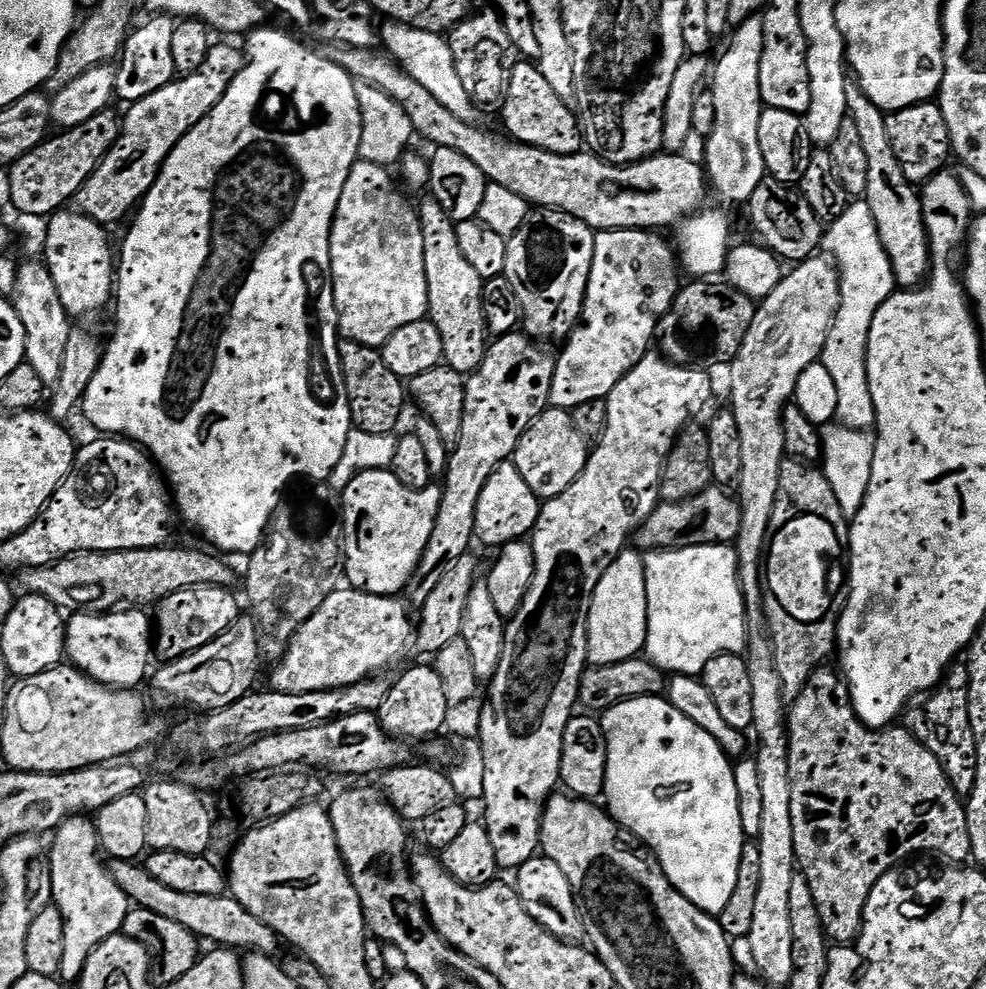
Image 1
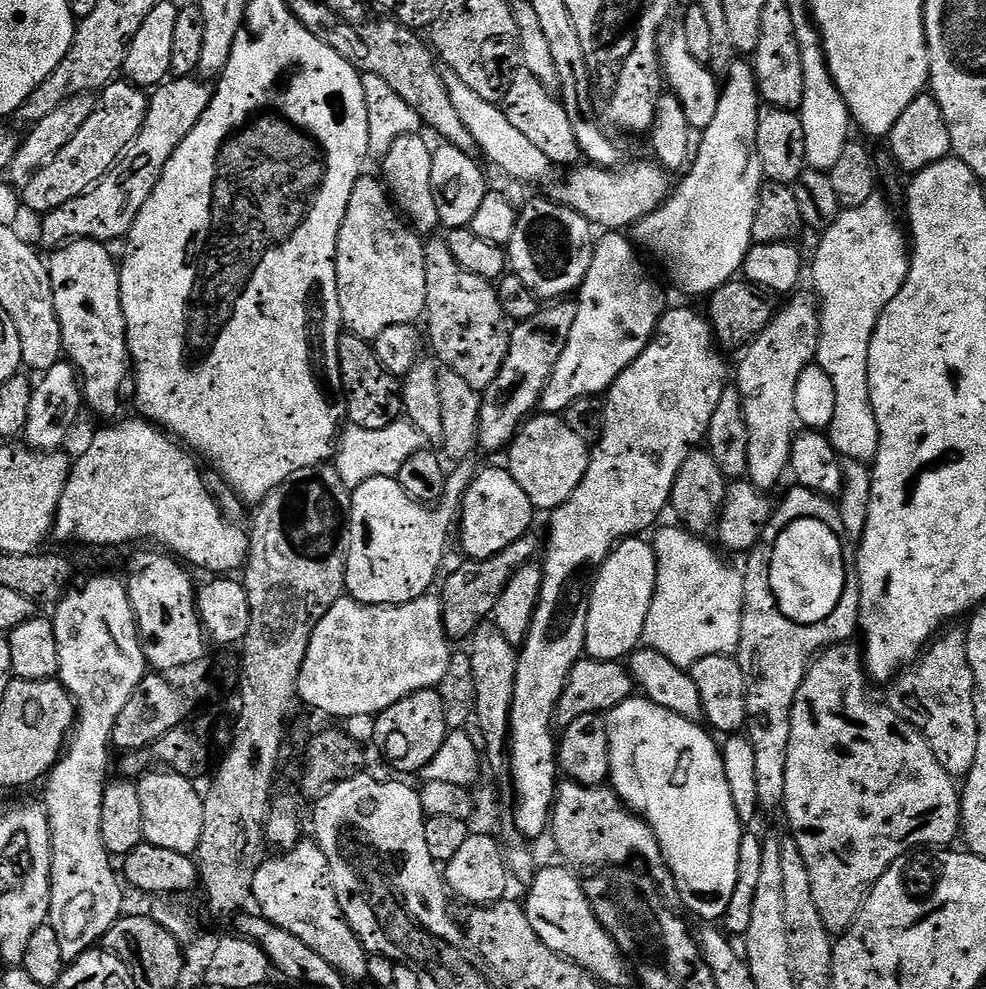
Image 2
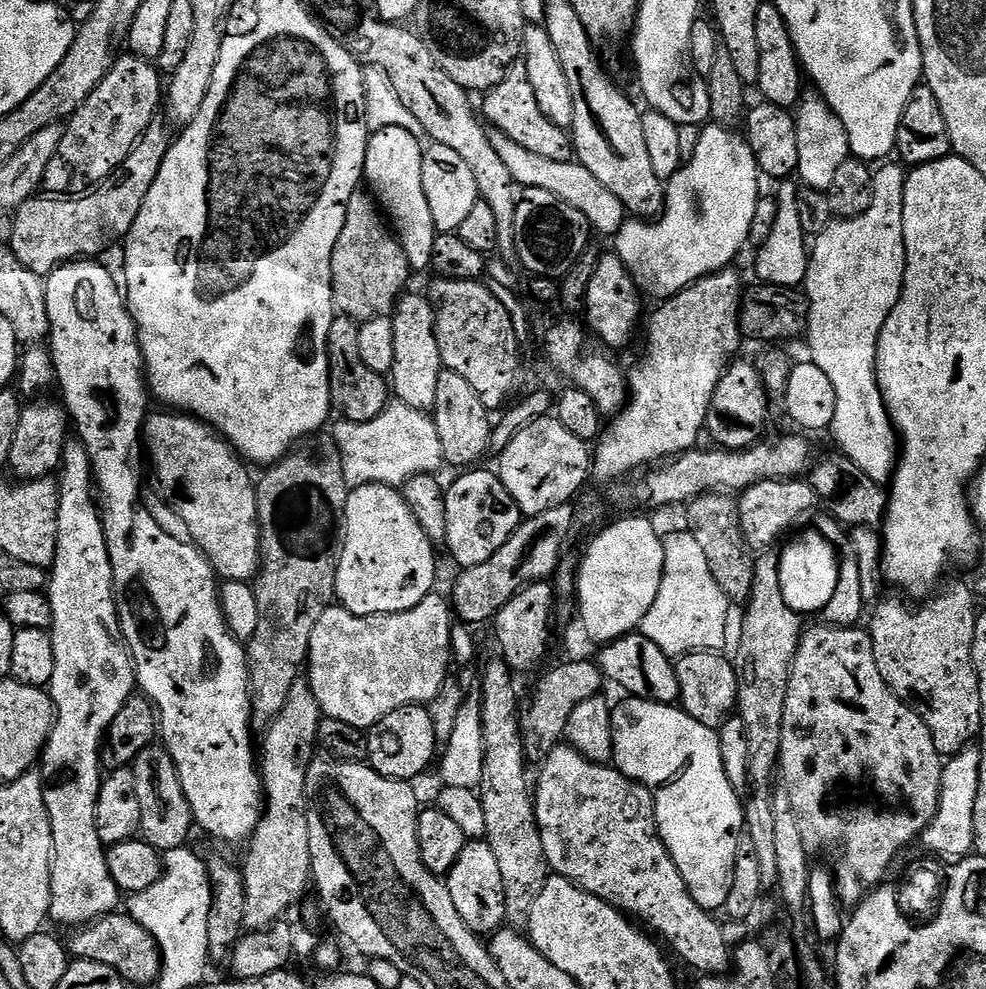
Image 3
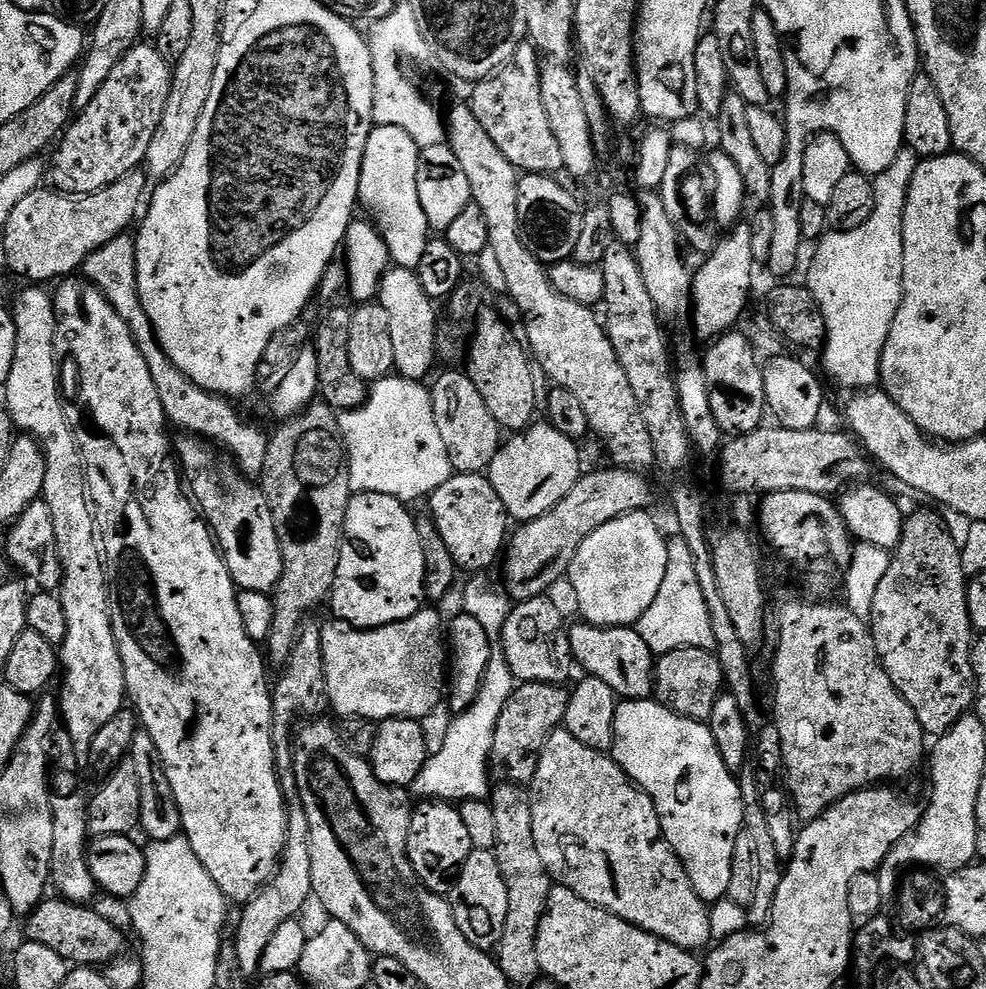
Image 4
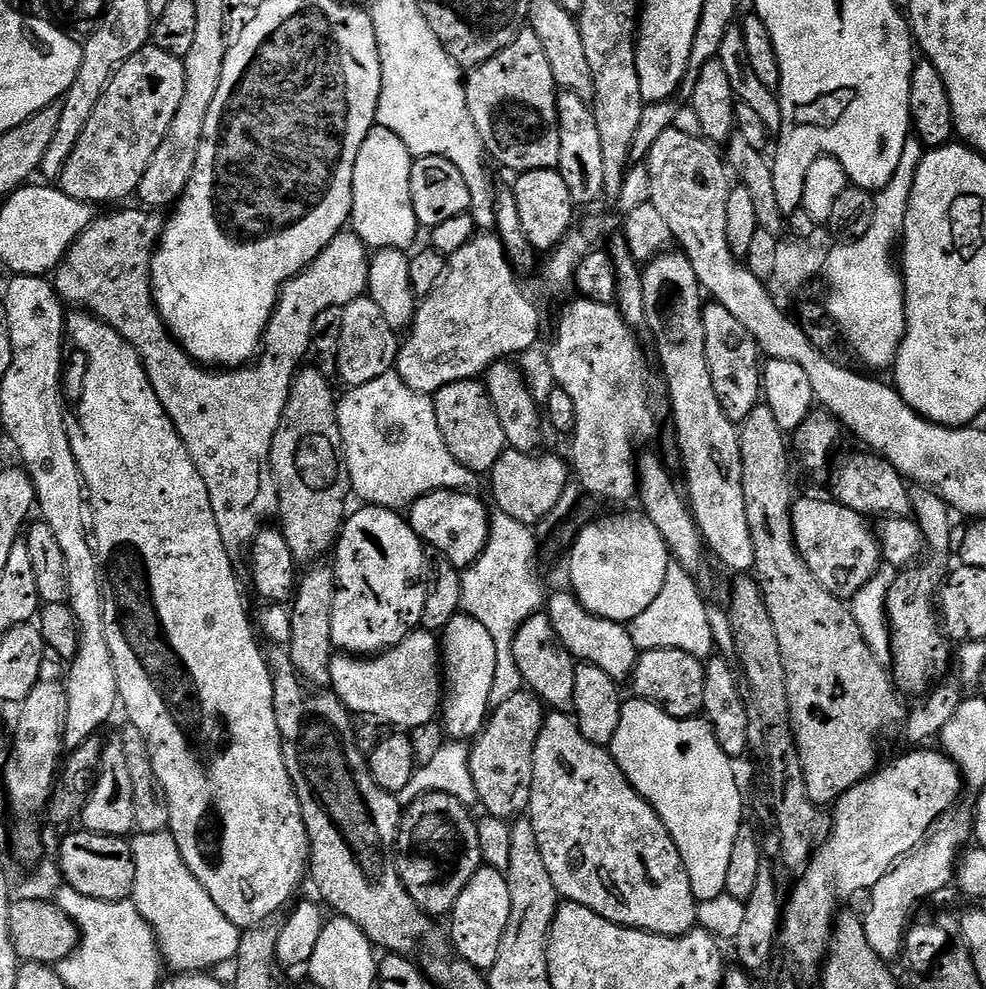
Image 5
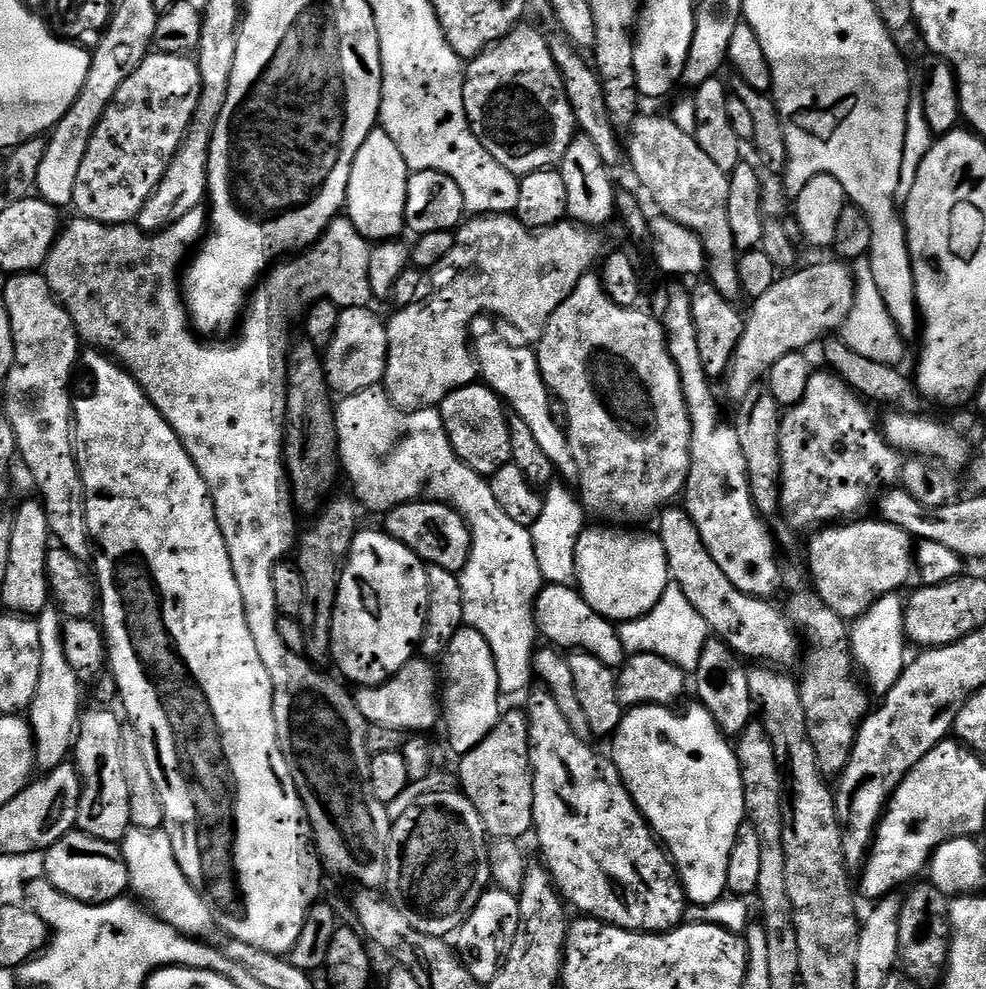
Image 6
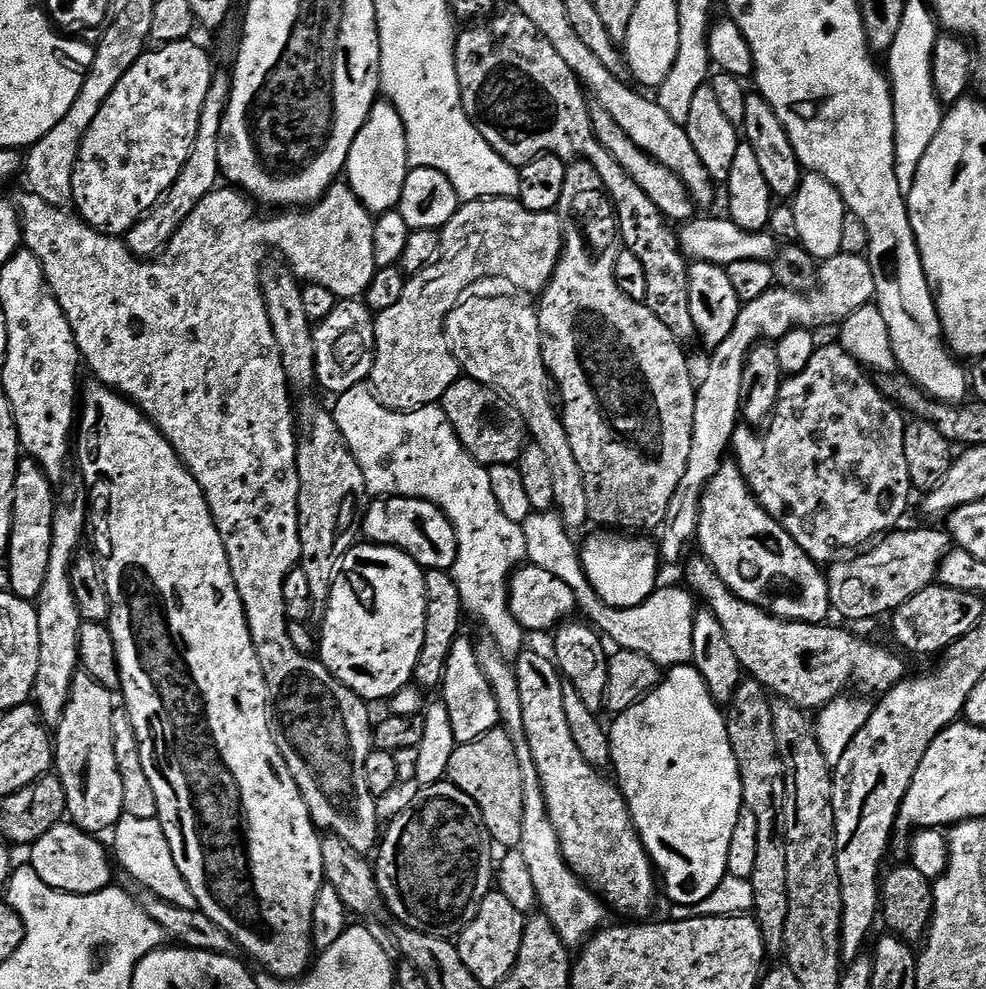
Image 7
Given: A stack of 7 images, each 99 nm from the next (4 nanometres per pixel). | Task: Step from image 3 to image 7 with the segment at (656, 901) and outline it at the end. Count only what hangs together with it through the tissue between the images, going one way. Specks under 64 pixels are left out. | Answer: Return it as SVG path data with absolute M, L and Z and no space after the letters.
M525 650L515 657L514 667L519 678L518 690L522 694L522 722L524 738L530 746L530 754L542 782L542 790L548 807L548 817L560 839L560 853L576 870L576 875L604 901L609 909L624 916L644 918L658 896L658 873L652 866L648 851L636 832L628 803L619 787L608 780L592 764L582 758L578 746L574 746L574 734L570 734L570 722L566 722L562 690L565 681L562 673L547 655Z

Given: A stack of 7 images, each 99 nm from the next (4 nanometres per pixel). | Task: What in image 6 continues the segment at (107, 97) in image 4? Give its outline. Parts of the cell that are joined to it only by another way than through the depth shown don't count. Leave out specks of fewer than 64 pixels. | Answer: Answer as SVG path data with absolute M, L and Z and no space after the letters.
M153 51L122 82L118 94L106 106L94 134L90 138L90 146L86 146L86 154L82 158L82 166L78 169L78 182L74 182L74 198L71 207L77 208L79 215L85 220L102 222L103 224L131 224L139 217L142 206L151 198L160 184L168 163L180 149L188 128L192 124L194 114L198 110L198 98L202 90L202 74L200 66L191 55L179 56Z

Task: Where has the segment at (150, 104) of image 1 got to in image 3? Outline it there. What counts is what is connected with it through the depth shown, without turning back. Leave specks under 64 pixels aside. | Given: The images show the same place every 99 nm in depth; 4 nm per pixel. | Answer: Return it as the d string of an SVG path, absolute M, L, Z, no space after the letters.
M154 122L142 134L134 150L103 184L91 192L75 198L33 198L17 208L14 222L14 238L11 242L12 253L36 276L46 278L54 269L65 262L81 258L96 258L111 244L119 245L127 237L154 178L168 153L170 135L160 122Z

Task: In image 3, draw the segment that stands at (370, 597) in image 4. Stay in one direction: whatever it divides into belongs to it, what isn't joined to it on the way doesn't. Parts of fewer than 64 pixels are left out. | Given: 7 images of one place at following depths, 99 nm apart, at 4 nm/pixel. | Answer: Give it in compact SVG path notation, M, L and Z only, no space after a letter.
M367 484L351 489L344 511L340 565L336 575L339 607L359 616L405 612L433 591L437 549L410 514L403 495L391 484Z

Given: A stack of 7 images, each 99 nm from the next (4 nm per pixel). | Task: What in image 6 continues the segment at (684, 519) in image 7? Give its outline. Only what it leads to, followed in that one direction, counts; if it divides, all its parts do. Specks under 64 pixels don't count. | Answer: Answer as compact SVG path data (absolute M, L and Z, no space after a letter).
M831 259L825 264L812 264L809 268L801 267L781 275L762 298L751 301L744 332L726 369L728 396L732 402L739 402L750 386L761 383L778 358L786 358L788 352L808 350L815 340L823 341L832 334L827 332L835 328L837 331L843 325L854 306L856 278L847 263Z

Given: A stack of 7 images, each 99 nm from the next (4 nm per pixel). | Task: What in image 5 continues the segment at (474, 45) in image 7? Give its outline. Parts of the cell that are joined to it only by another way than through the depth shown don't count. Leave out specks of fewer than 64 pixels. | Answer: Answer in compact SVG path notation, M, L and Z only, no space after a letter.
M522 30L494 58L485 64L471 69L467 73L466 106L470 118L474 122L477 134L484 144L485 153L492 156L504 168L509 168L512 174L542 170L543 168L559 169L560 167L560 139L558 138L558 106L556 97L558 89L554 82L554 74L550 71L550 62L546 58L546 50L542 50L542 41L538 34L531 30Z

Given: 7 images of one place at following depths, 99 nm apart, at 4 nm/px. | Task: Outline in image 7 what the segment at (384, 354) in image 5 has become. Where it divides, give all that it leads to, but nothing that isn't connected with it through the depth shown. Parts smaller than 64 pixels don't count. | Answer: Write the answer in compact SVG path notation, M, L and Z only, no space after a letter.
M363 299L340 300L324 320L315 325L314 362L316 383L322 389L339 394L365 383L371 377L376 353L376 321Z

